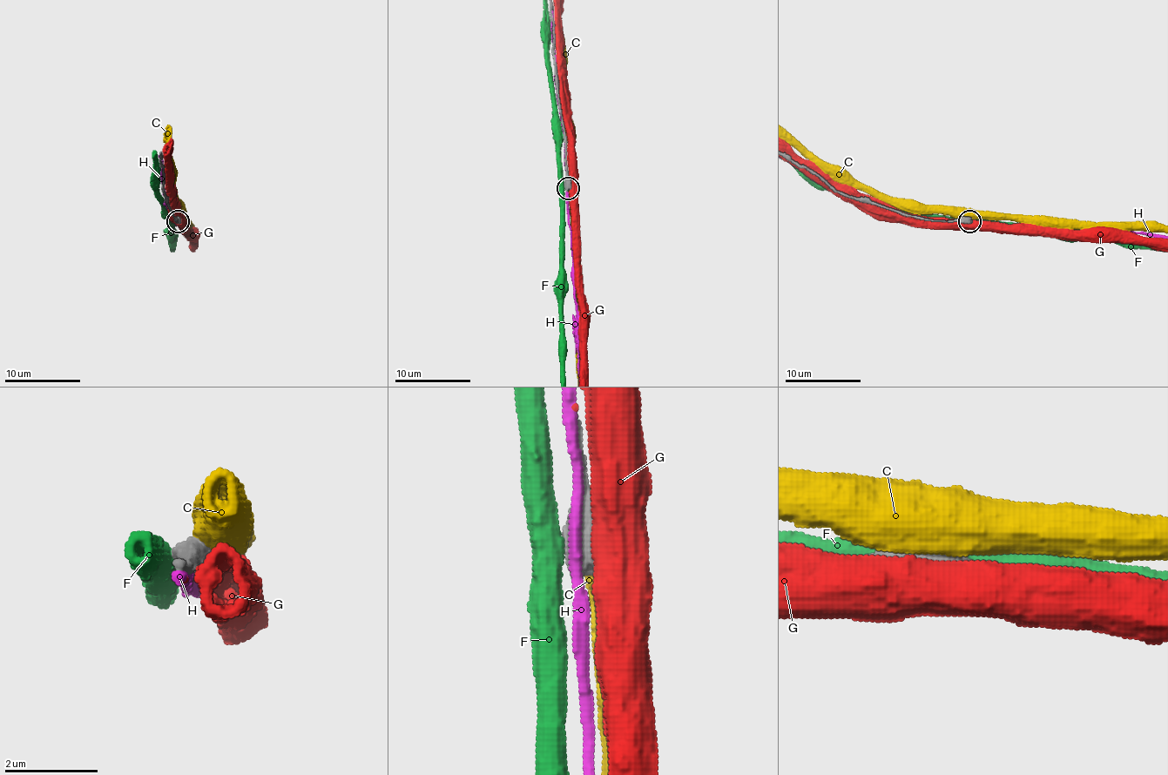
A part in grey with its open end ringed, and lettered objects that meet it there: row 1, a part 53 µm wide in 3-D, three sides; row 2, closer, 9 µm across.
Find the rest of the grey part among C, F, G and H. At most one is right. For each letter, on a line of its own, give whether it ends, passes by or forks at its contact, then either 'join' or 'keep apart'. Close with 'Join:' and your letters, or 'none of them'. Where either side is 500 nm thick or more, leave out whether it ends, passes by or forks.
C: keep apart
F: keep apart
G: keep apart
H: it passes by | keep apart
Join: none of them

